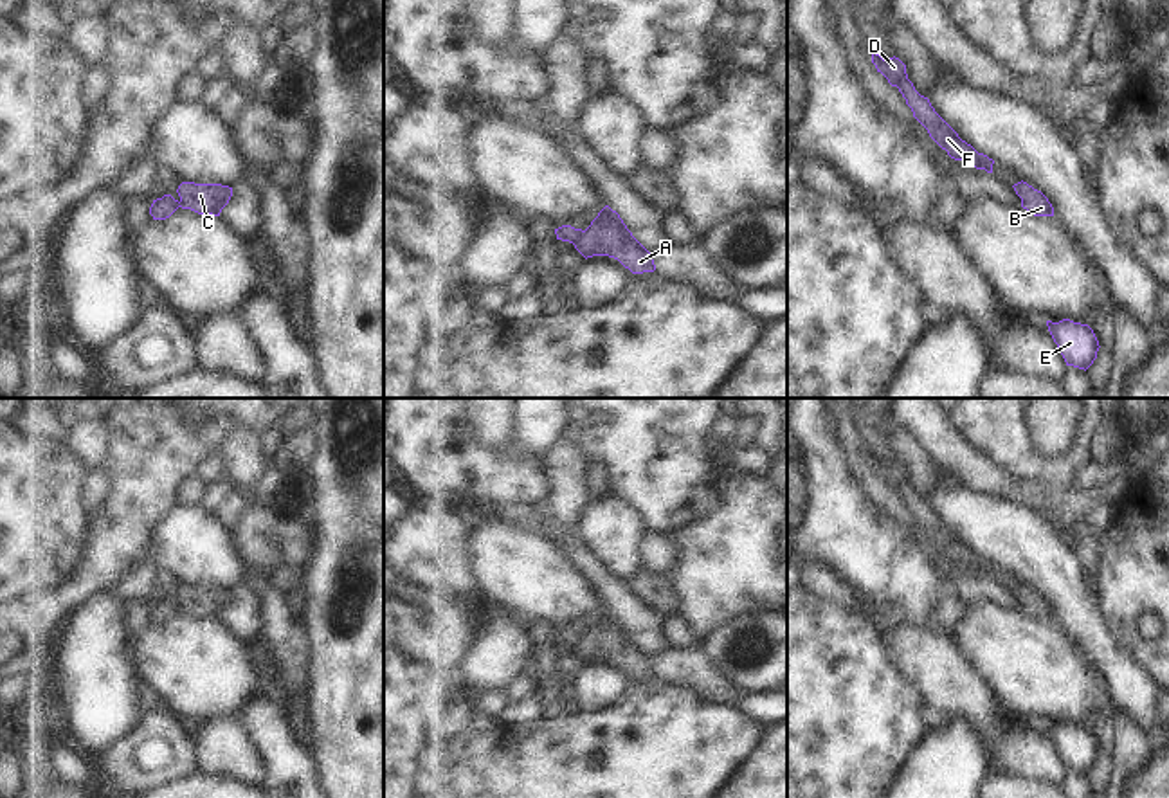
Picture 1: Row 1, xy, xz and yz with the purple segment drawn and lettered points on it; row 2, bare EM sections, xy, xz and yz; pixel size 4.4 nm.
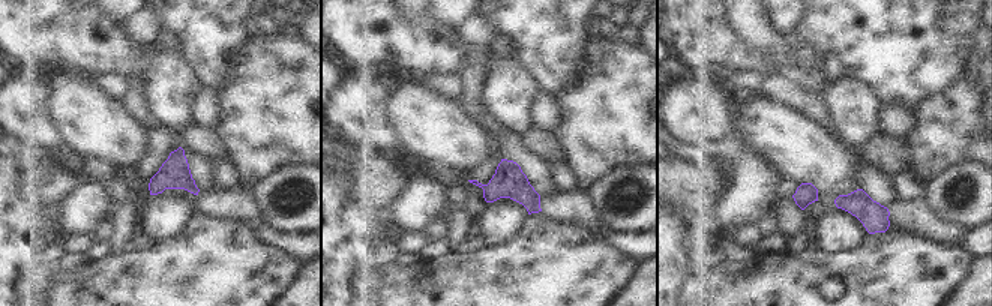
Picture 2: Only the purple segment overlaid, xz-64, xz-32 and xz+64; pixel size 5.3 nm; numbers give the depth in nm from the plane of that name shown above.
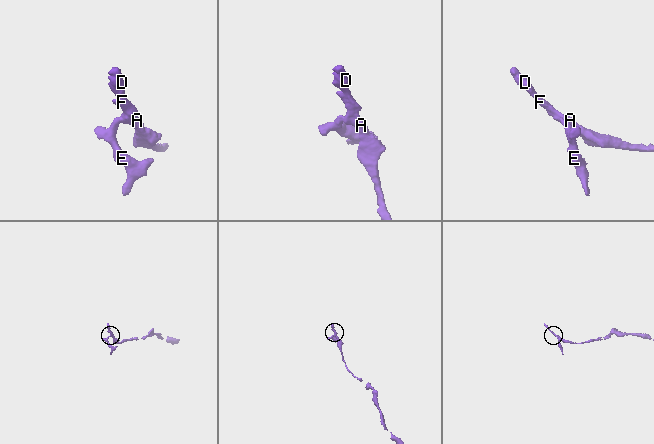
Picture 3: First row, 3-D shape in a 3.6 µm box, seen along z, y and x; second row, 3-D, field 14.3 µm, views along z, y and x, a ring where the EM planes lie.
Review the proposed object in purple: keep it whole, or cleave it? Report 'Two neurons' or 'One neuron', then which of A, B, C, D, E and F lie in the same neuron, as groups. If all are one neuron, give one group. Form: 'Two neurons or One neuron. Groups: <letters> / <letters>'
Two neurons. Groups: A B C D F / E.

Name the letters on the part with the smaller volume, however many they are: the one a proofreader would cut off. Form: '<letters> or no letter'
E

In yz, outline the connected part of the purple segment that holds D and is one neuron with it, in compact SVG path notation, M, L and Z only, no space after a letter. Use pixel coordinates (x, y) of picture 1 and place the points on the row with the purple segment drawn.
M872 50L872 63L892 86L899 88L906 104L911 108L913 117L951 159L962 160L969 168L992 173L994 160L978 153L971 144L958 137L958 133L935 112L929 99L915 90L913 83L908 79L906 65L899 58L883 59Z

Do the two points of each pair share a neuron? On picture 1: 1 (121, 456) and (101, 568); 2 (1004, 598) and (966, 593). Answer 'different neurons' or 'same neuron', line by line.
1: same neuron
2: same neuron

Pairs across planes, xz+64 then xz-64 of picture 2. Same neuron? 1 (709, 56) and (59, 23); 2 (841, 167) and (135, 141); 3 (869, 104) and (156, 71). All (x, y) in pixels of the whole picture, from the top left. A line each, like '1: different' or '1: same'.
1: same
2: same
3: same

